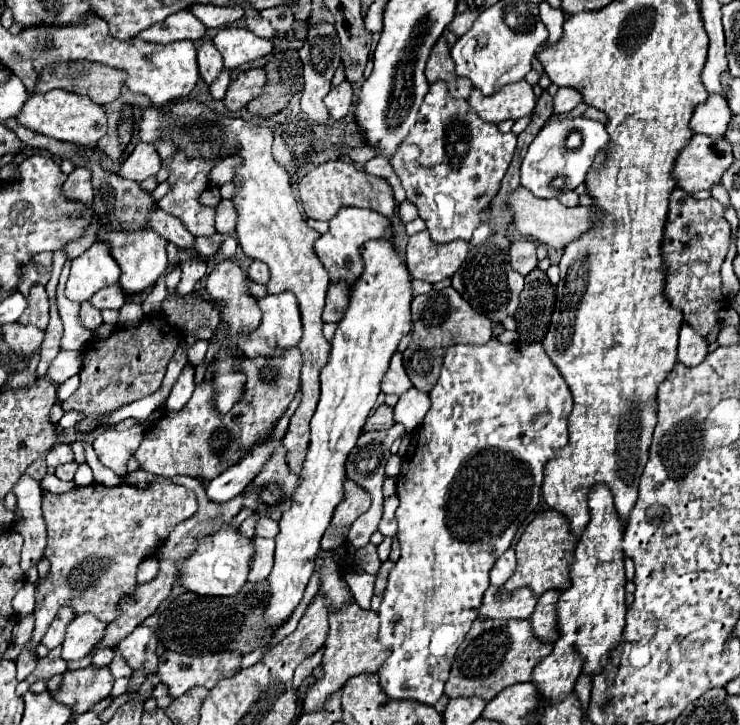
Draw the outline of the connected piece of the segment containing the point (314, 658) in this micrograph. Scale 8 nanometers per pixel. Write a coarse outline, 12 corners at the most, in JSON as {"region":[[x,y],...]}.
{"region":[[323,649],[307,657],[293,677],[293,689],[297,689],[311,671],[321,665]]}

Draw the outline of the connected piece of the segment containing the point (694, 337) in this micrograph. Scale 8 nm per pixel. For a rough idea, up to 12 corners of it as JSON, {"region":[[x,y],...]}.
{"region":[[681,327],[677,361],[699,365],[707,355],[705,337]]}

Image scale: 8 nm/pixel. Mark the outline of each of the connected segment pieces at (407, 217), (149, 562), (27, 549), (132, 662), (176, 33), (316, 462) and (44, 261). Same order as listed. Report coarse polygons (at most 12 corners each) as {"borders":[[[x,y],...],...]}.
{"borders":[[[409,199],[399,203],[403,223],[417,219],[417,207]],[[157,557],[137,569],[137,583],[147,583],[159,573]],[[21,475],[13,487],[11,527],[25,539],[21,569],[37,565],[45,549],[43,493]],[[135,627],[117,651],[131,669],[139,669],[145,661],[145,645],[151,627]],[[189,11],[143,29],[151,43],[201,39],[205,25]],[[391,241],[363,275],[321,369],[293,505],[279,521],[271,631],[289,621],[343,499],[345,459],[411,329]],[[37,253],[21,269],[17,289],[27,295],[33,283],[47,285],[51,253]]]}

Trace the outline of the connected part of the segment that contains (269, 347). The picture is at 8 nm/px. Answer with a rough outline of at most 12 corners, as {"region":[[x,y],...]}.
{"region":[[283,291],[257,299],[263,313],[239,337],[245,357],[279,355],[301,339],[299,307]]}

